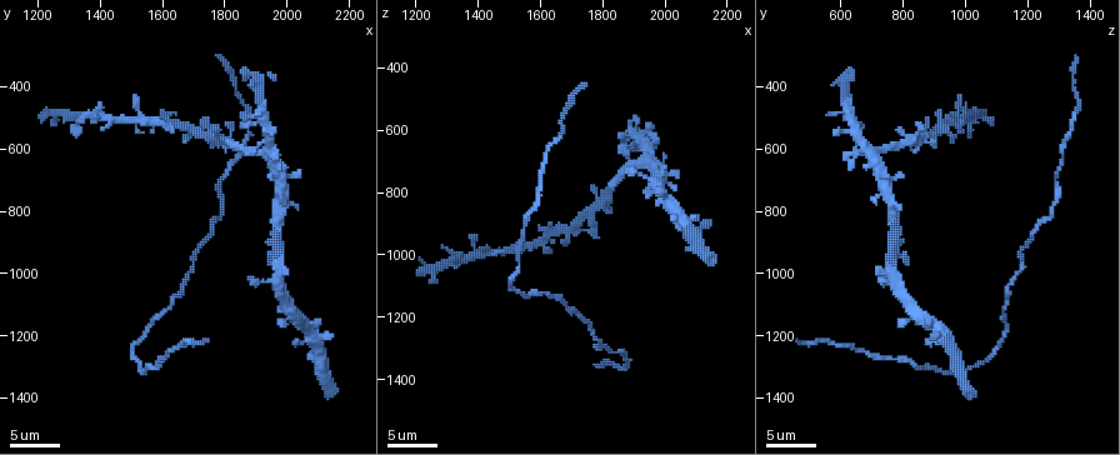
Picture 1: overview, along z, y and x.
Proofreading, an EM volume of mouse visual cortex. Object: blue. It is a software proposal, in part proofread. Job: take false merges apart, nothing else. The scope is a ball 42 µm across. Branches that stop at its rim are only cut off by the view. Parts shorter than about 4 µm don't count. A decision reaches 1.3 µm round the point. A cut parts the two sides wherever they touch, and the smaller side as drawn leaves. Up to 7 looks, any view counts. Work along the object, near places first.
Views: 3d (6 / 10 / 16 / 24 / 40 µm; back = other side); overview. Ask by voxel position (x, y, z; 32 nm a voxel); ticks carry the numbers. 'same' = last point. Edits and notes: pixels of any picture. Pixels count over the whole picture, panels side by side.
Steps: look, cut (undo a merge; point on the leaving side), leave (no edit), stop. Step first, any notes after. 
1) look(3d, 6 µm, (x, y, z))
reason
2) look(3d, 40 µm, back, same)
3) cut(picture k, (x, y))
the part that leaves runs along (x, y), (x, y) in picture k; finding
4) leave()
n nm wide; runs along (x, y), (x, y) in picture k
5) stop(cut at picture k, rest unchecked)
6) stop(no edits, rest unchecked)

look(3d, 6 µm, (1780, 700, 1290))
sudden change in width

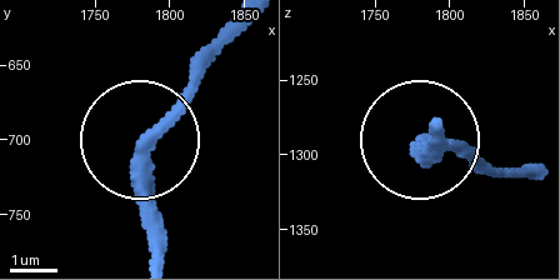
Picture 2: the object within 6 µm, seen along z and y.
leave()
310 nm wide; all the same cell

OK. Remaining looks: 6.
look(3d, 10 µm, (1950, 1020, 760))

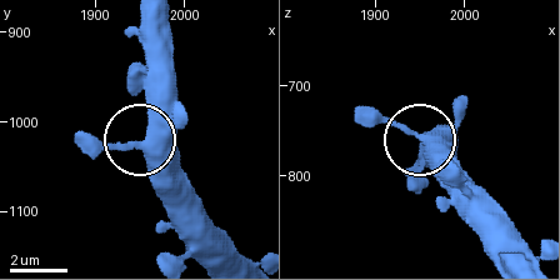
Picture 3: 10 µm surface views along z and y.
look(3d, 10 µm, back, (1955, 1025, 760))
from behind

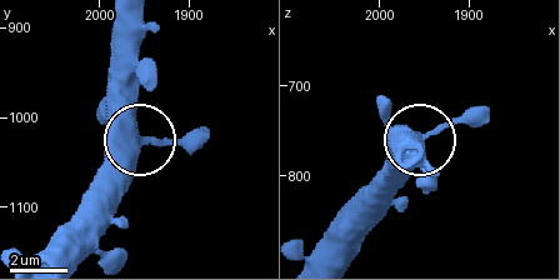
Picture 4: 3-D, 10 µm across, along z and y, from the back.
leave()
one cell here

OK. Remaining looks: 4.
look(3d, 6 µm, (1960, 620, 690))

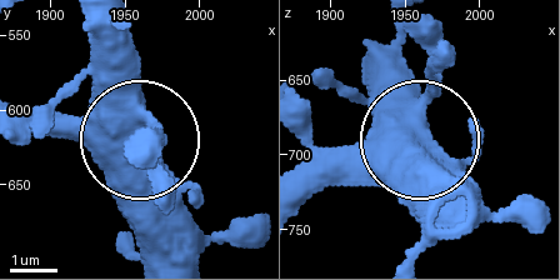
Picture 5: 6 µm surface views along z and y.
look(3d, 6 µm, back, same)

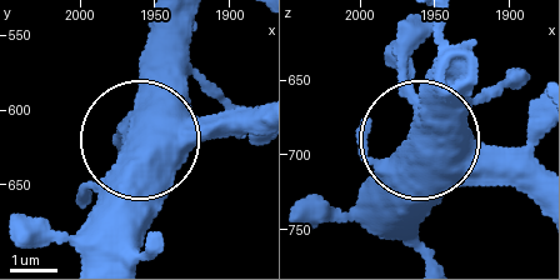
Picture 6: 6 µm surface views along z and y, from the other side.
leave()
one cell here

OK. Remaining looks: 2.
stop(no edits, rest unchecked)

